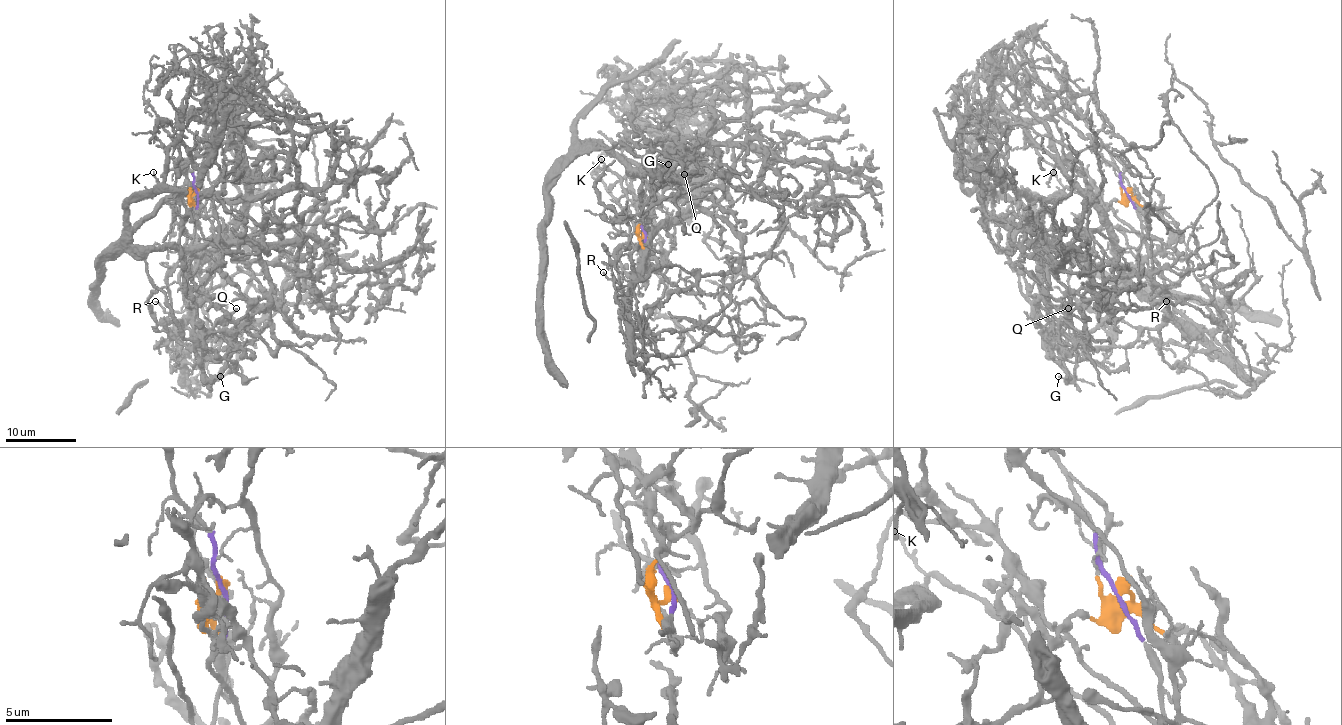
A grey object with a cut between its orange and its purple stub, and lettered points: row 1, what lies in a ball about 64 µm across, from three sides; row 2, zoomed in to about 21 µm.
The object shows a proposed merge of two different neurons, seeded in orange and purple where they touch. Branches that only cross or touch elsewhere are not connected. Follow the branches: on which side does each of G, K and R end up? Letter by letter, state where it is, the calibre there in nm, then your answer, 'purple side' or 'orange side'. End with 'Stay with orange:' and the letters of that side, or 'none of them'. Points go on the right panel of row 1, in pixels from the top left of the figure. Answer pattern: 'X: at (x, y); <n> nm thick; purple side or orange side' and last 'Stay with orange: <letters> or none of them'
G: at (1058, 376); 180 nm thick; orange side
K: at (1053, 172); 160 nm thick; purple side
R: at (1166, 301); 110 nm thick; purple side
Stay with orange: G

